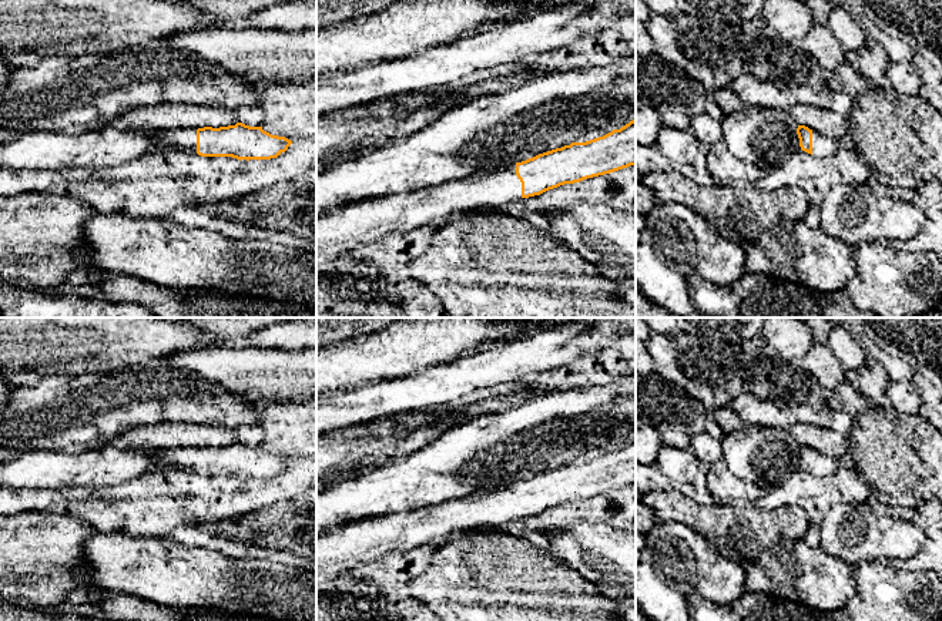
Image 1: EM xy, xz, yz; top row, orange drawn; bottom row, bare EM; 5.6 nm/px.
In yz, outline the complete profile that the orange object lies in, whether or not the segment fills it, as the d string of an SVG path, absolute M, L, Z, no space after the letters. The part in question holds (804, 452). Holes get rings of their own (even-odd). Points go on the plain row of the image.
M798 444L797 453L802 470L814 474L815 477L827 477L837 471L838 459L829 457L824 453L809 449L805 444Z

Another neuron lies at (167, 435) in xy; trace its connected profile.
M161 423L131 427L118 434L113 444L121 449L178 449L228 446L239 442L235 430L191 423Z

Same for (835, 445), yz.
M798 423L790 429L790 433L798 444L805 444L838 460L849 450L847 434L834 432L829 427Z

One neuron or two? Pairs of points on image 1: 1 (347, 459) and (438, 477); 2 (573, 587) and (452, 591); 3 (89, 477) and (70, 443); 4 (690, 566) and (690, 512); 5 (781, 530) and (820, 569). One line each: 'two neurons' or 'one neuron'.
1: two neurons
2: one neuron
3: two neurons
4: two neurons
5: two neurons

